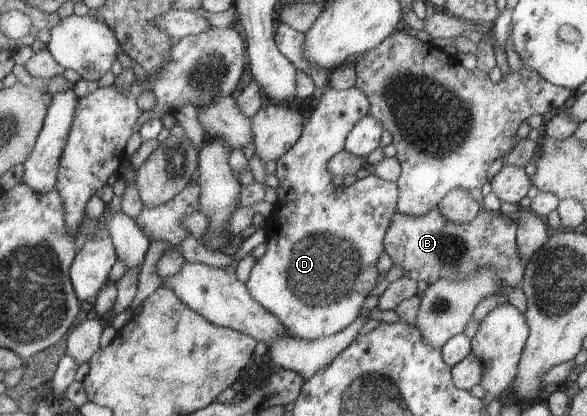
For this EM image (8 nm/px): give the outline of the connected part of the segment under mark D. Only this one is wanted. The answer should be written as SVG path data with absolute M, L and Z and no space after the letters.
M330 87L324 91L323 98L318 101L308 122L305 124L302 137L285 156L282 156L277 161L275 175L280 182L277 190L283 193L283 196L280 197L275 213L270 219L266 219L266 224L264 225L267 233L267 251L257 260L257 263L251 270L249 279L245 282L252 297L254 297L264 309L274 314L274 316L284 324L284 327L287 329L287 334L290 337L308 341L316 341L317 339L324 339L339 334L362 315L361 312L363 311L364 302L378 284L376 283L376 278L378 278L380 274L378 274L378 270L376 270L376 262L378 262L378 258L382 256L382 252L385 251L387 231L391 226L394 216L397 214L400 197L399 185L397 183L383 180L375 174L368 175L366 178L356 181L351 186L341 185L338 187L332 184L332 174L328 171L328 164L335 155L345 151L345 145L347 144L350 132L352 132L356 124L359 124L360 120L363 120L371 112L371 101L368 99L367 94L357 87L342 91Z

